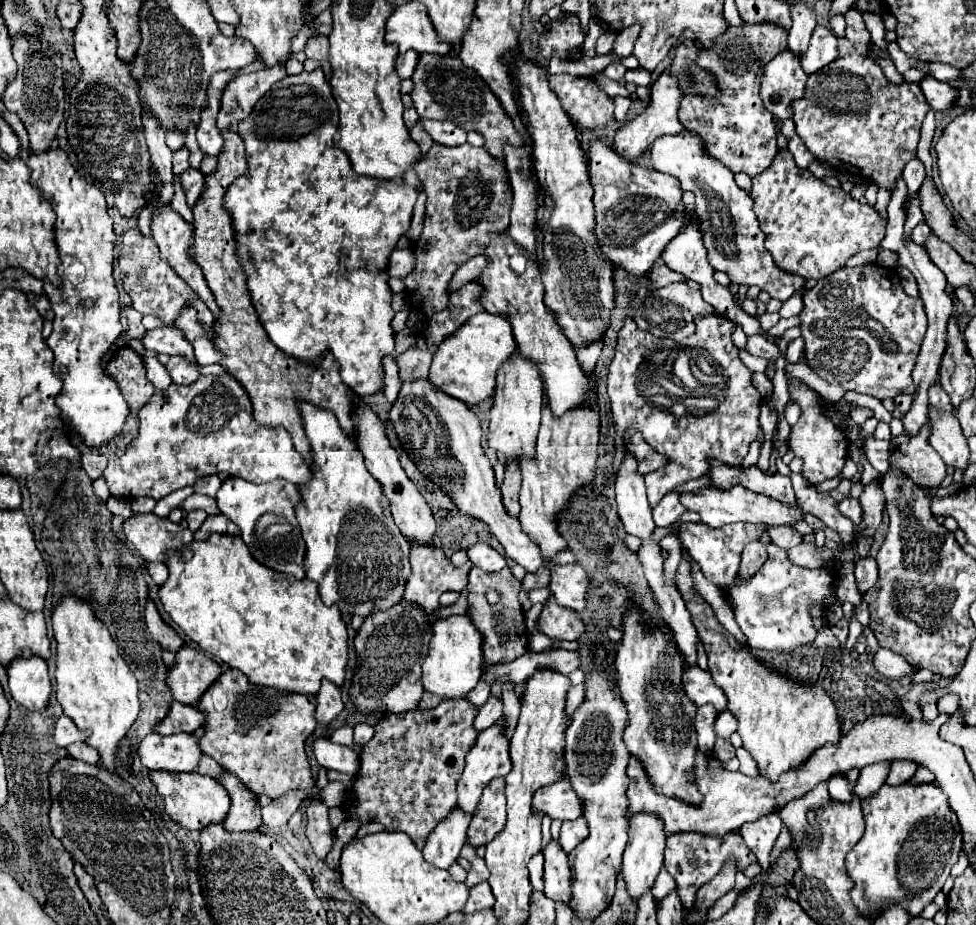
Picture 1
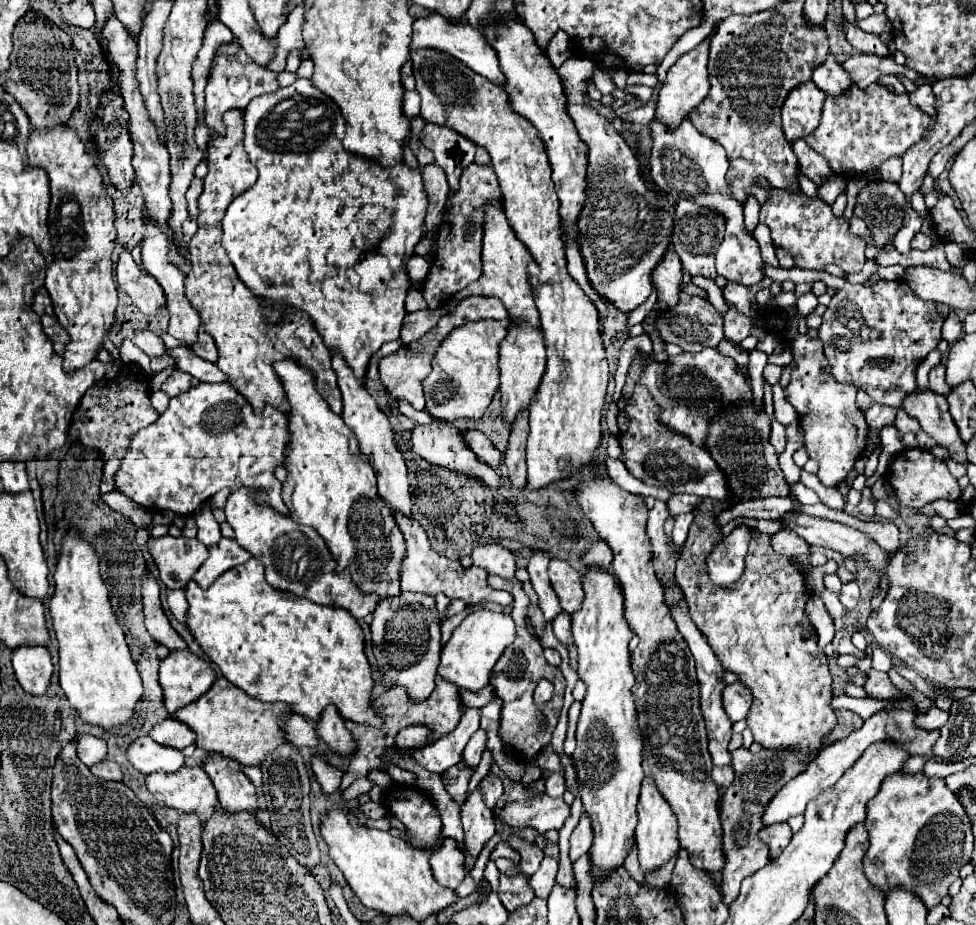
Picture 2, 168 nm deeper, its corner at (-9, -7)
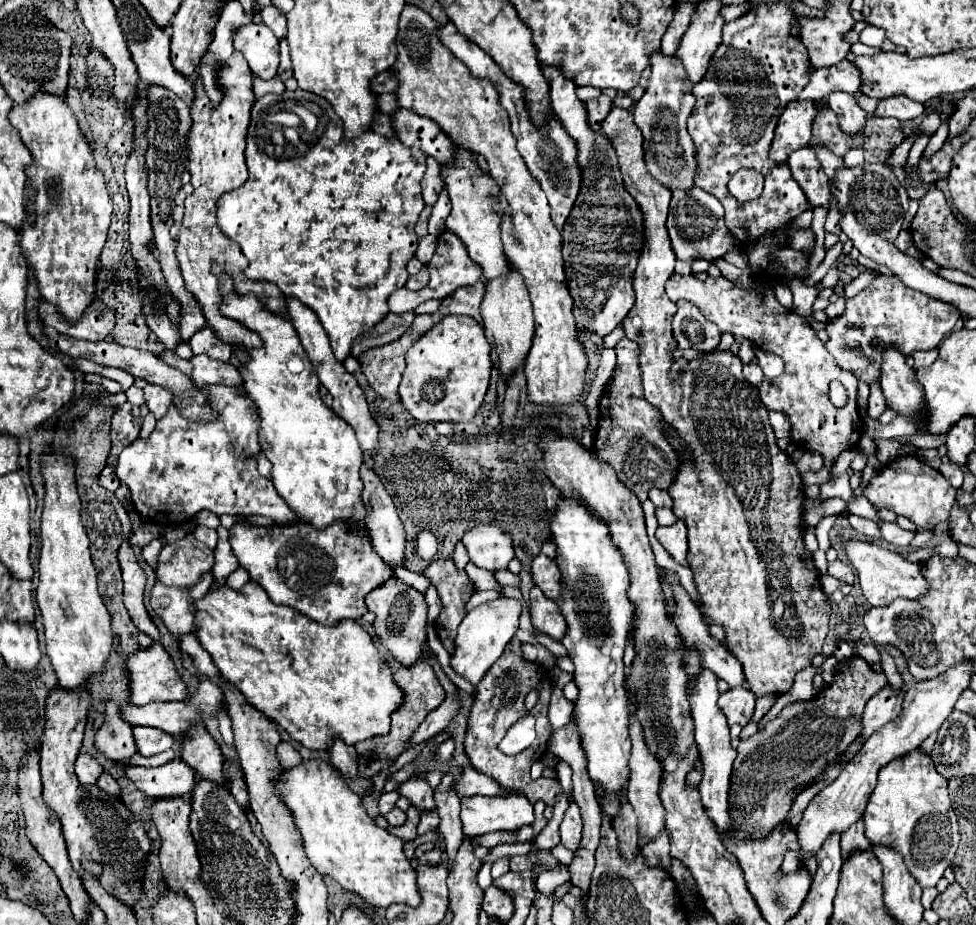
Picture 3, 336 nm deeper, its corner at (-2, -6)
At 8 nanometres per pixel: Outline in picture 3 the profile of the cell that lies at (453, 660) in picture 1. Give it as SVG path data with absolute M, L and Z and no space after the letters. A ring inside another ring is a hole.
M497 598L493 602L473 608L459 624L455 650L451 654L451 668L467 682L477 686L479 680L485 676L485 672L491 668L491 664L503 654L507 642L515 636L515 630L519 626L519 614L521 604L513 598Z

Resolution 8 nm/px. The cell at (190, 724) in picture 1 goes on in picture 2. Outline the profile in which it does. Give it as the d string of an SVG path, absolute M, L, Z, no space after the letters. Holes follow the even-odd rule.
M168 717L168 719L164 719L160 725L156 725L152 729L150 737L160 745L168 745L168 747L174 747L174 749L184 749L184 747L194 743L196 735L192 733L192 729L180 725L178 721L172 721Z

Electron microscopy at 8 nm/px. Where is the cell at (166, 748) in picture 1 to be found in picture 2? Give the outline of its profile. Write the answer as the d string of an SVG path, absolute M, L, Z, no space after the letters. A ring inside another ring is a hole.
M150 735L138 737L130 743L126 749L128 761L134 765L136 771L148 775L154 771L166 771L174 773L184 765L184 755L176 749L168 749L156 741L152 741Z

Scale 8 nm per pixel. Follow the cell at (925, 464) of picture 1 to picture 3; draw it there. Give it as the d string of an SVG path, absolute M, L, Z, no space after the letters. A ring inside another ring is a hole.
M913 454L897 456L871 480L863 494L869 498L871 504L889 508L895 514L901 514L915 522L919 528L935 528L937 524L945 522L955 502L955 488L949 484L949 480L939 470L931 468Z

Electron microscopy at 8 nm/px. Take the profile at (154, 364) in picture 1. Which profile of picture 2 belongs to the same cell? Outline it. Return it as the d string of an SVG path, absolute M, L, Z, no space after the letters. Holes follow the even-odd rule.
M154 391L150 395L150 401L152 401L152 407L158 411L158 415L162 415L166 409L168 409L168 395L166 393L160 393L160 391Z

